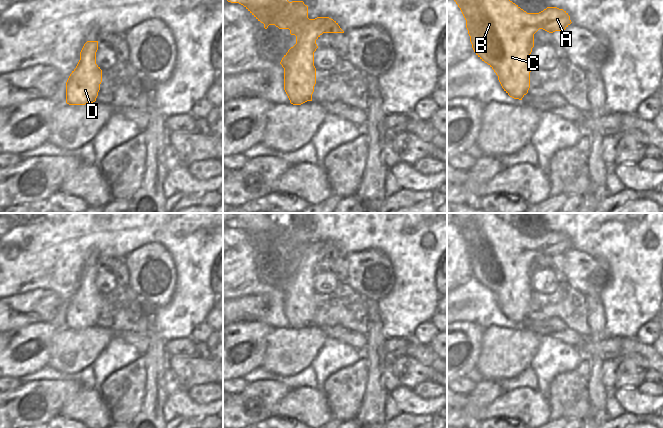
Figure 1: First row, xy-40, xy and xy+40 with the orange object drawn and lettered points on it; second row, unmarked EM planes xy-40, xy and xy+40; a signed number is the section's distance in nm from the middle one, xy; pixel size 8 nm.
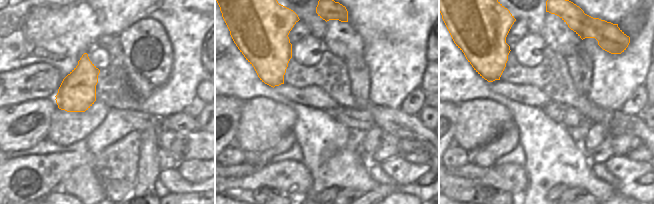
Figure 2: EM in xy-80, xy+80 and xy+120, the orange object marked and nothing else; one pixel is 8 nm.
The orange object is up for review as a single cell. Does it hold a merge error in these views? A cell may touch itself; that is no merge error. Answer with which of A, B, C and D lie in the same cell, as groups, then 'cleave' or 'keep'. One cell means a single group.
A B C D; keep

